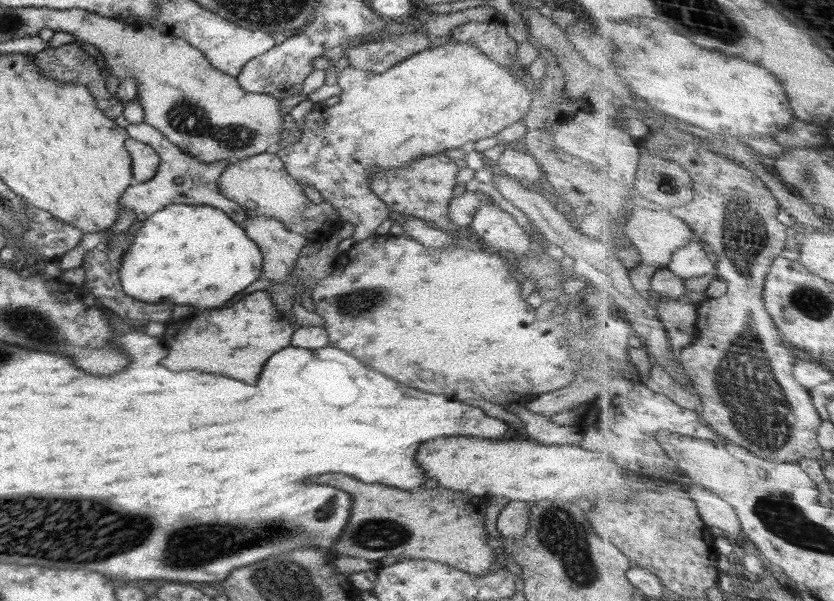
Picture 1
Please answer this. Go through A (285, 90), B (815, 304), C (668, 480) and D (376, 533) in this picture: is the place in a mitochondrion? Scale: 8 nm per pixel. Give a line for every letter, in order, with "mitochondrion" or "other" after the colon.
A: other
B: mitochondrion
C: other
D: mitochondrion

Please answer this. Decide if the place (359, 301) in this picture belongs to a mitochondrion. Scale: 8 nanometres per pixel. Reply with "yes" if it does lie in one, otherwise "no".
yes

